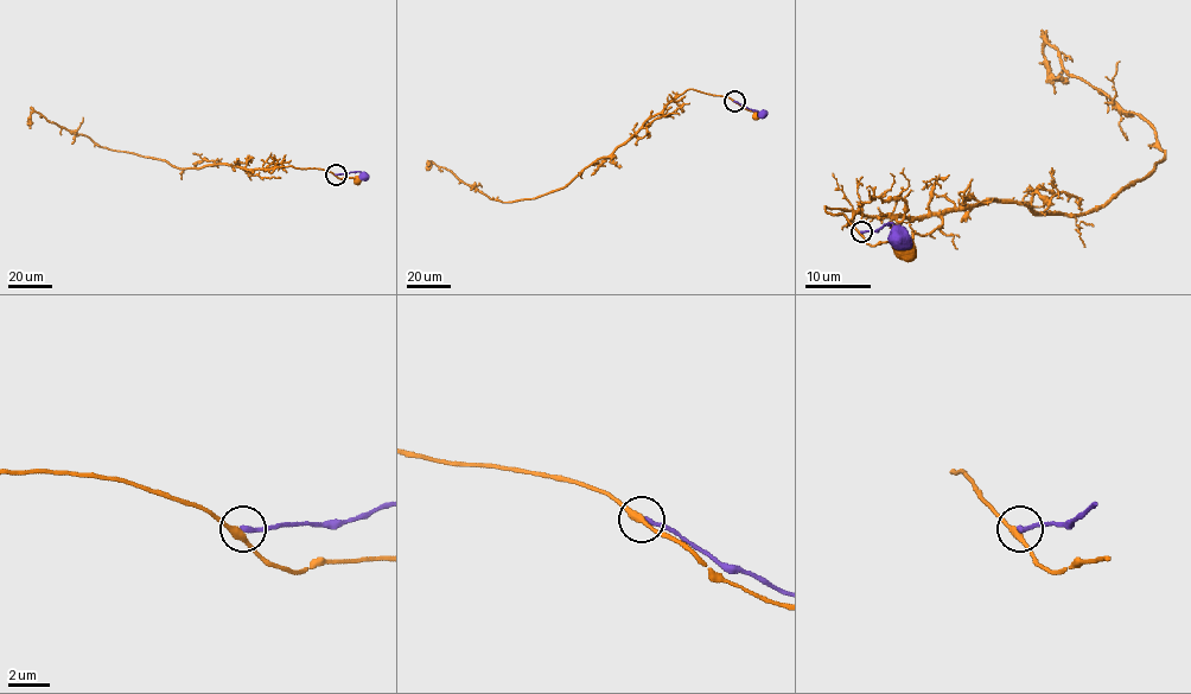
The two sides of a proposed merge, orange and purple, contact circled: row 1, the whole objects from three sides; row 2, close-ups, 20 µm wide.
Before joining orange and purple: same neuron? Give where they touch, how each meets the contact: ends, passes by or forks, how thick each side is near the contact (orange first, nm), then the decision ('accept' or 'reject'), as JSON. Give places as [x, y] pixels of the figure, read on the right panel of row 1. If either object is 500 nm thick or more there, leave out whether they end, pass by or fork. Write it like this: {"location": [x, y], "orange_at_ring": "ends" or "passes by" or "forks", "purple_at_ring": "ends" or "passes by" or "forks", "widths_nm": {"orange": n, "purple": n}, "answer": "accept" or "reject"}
{"location": [861, 231], "orange_at_ring": "passes by", "purple_at_ring": "ends", "widths_nm": {"orange": 300, "purple": 260}, "answer": "reject"}

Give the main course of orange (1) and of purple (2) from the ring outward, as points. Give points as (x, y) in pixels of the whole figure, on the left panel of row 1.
1: (336, 174), (291, 165), (177, 169), (164, 160), (97, 146), (34, 112), (27, 125)
2: (336, 174), (360, 171), (363, 174)

